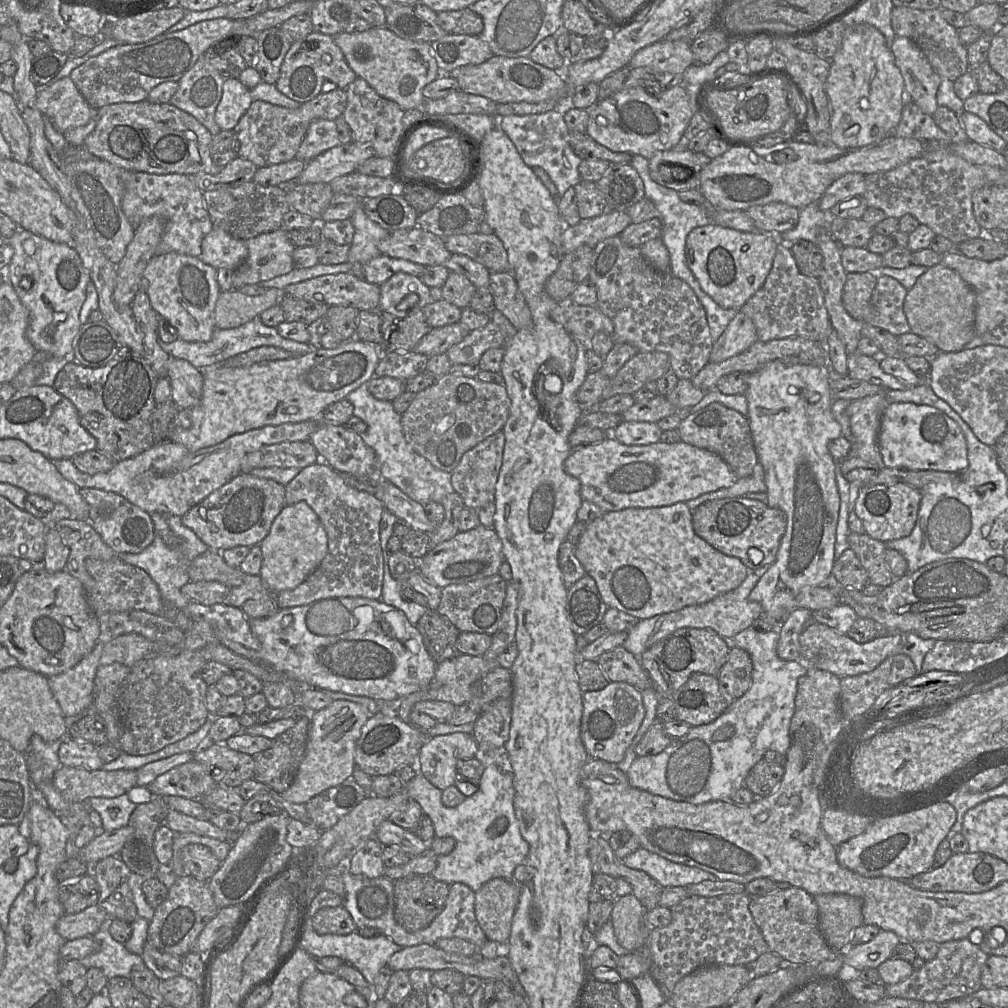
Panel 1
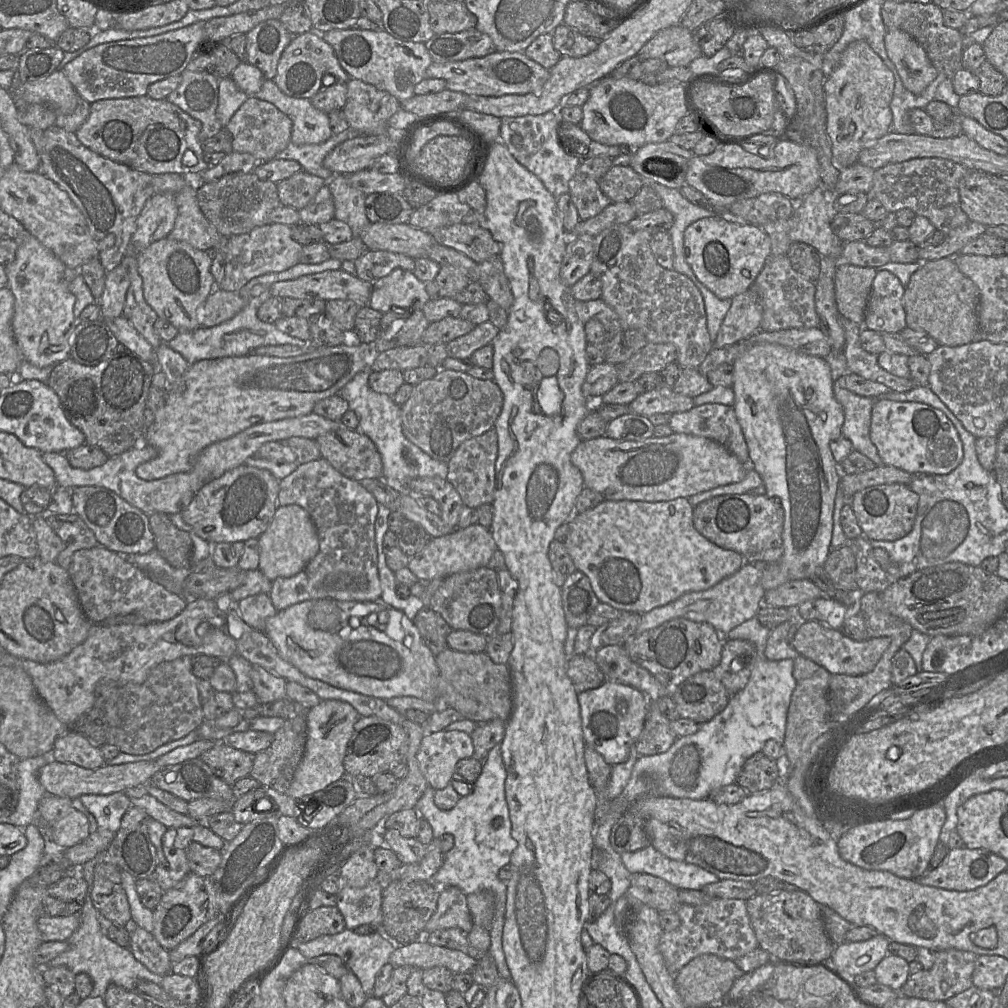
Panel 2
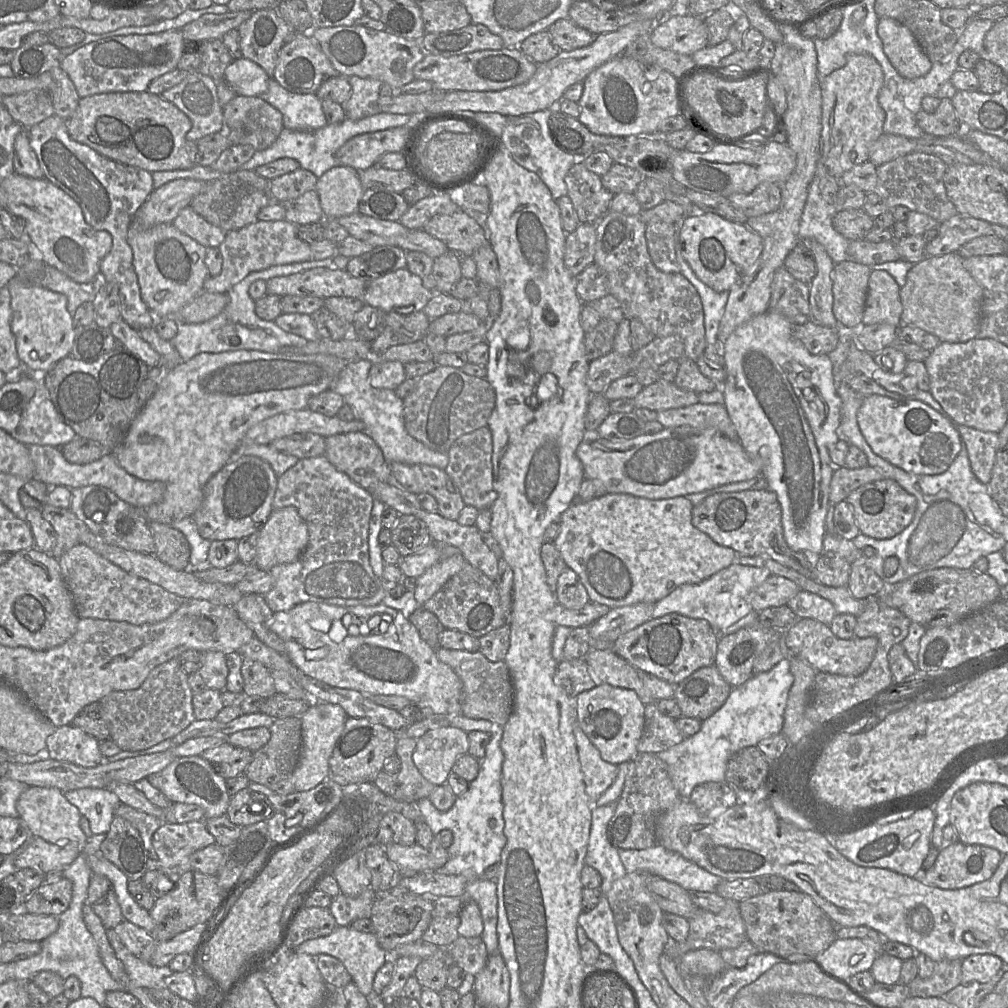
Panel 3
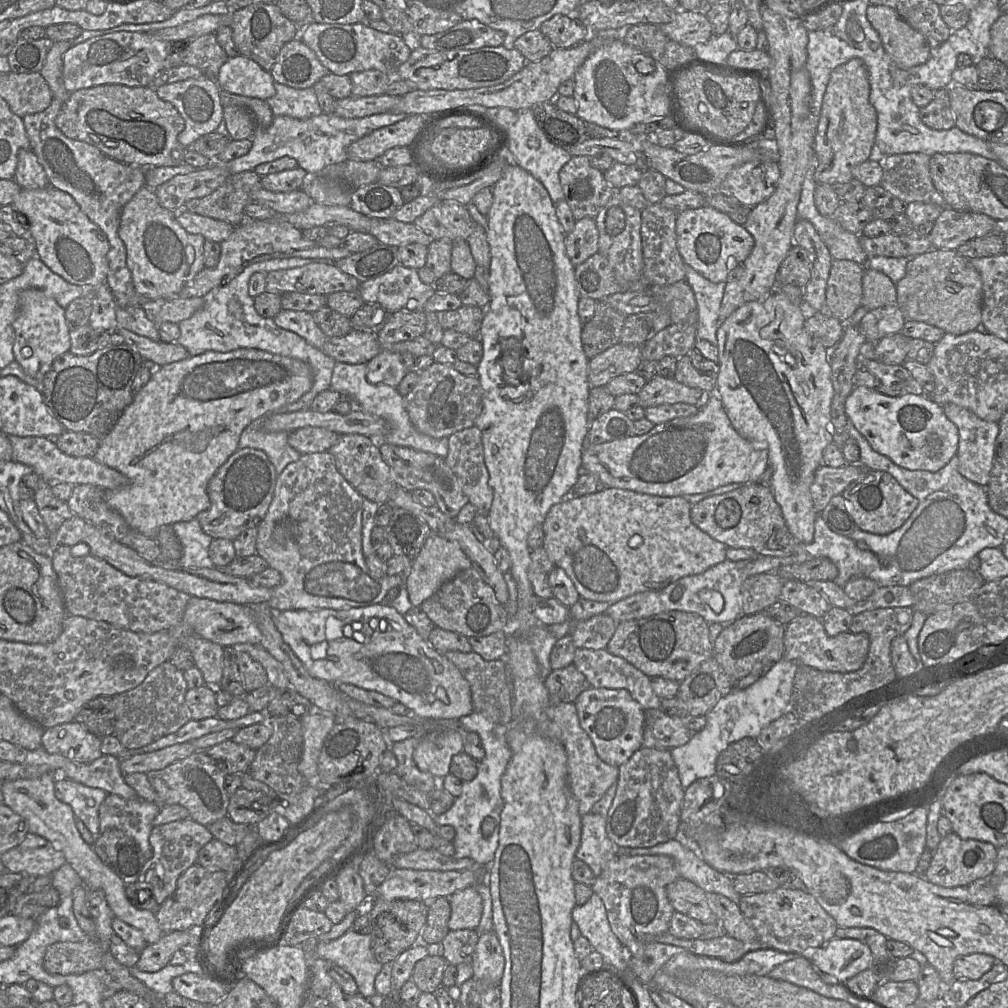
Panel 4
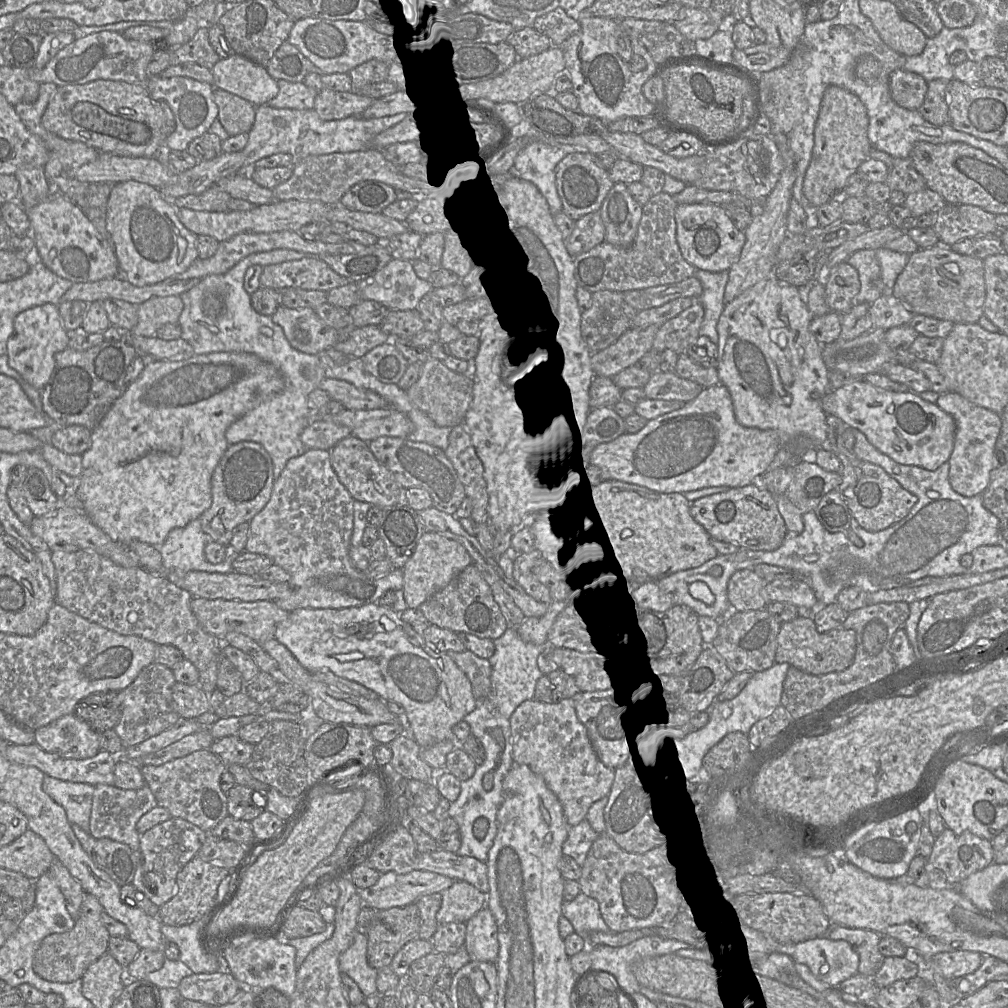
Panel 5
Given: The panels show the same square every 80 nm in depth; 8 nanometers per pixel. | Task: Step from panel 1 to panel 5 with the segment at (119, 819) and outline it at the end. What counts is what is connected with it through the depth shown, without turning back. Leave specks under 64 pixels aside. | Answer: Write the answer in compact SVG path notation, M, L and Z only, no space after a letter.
M49 775L43 779L43 790L62 806L71 824L89 833L92 798L95 786L60 780Z

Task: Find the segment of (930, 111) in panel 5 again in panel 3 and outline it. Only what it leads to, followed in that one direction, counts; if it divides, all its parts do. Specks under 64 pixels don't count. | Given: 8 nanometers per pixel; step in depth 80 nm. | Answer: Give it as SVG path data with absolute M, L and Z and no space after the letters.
M943 98L934 113L920 110L916 114L918 126L931 136L947 137L962 132L962 125L957 118L951 99Z

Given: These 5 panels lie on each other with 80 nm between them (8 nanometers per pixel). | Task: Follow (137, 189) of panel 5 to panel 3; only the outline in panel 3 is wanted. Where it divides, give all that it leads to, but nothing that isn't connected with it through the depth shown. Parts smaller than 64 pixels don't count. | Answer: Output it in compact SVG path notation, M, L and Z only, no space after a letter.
M135 218L128 230L127 242L132 249L133 266L143 301L157 317L175 319L176 314L203 291L204 282L210 276L205 264L206 248L180 232L172 223L141 228Z

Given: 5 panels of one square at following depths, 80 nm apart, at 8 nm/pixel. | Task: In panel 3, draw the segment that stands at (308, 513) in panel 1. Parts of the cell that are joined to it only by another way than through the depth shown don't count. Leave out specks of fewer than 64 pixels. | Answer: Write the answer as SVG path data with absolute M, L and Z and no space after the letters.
M295 507L273 510L257 532L254 563L258 569L267 572L276 565L292 563L302 555L308 540L307 524Z

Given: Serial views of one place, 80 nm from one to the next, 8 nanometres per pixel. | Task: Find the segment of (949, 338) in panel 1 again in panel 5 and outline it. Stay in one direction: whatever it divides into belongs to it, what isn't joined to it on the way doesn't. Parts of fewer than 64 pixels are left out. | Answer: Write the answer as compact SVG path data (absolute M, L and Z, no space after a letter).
M943 245L920 249L909 255L892 294L915 315L948 320L954 324L977 323L984 315L986 296L983 261L957 254Z

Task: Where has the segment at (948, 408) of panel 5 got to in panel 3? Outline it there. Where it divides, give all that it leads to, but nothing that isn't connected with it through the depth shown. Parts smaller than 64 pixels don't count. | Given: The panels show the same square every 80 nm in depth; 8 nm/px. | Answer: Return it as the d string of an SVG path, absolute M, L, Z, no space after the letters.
M957 424L961 437L961 447L965 446L972 472L977 479L988 484L995 462L998 433L984 432L965 425Z

